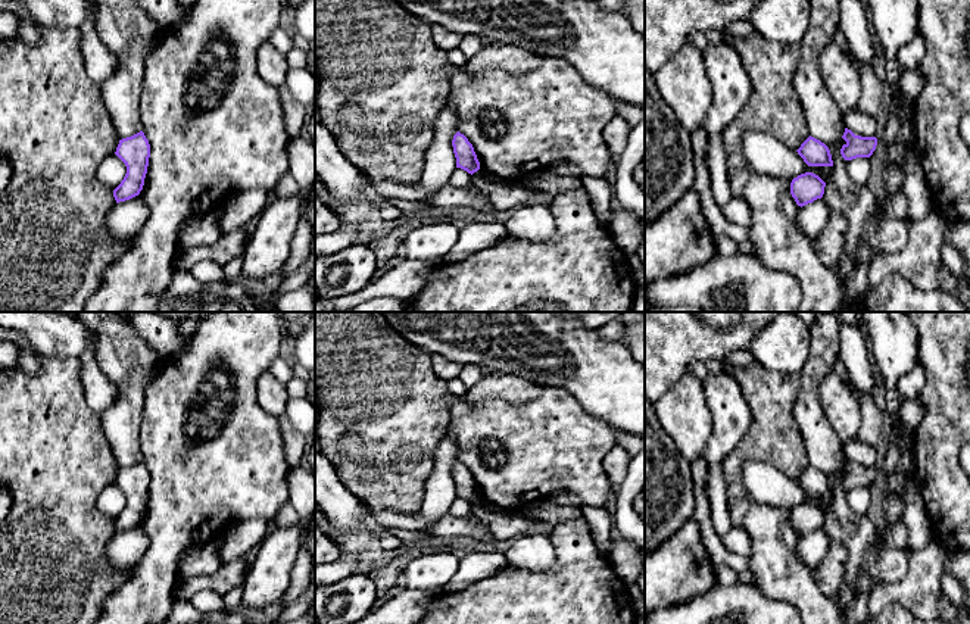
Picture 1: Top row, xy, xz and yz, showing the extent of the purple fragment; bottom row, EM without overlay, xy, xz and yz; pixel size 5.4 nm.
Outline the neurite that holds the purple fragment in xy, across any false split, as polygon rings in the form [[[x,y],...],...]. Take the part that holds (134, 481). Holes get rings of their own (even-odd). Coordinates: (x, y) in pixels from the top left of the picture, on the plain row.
[[[144,462],[119,469],[115,484],[125,493],[127,503],[113,520],[116,533],[130,530],[140,524],[147,503],[150,474]]]

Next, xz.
[[[458,461],[453,465],[452,475],[456,487],[456,497],[467,500],[471,505],[480,499],[474,477],[464,464]]]

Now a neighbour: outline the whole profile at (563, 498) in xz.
[[[567,490],[555,492],[549,494],[545,500],[555,503],[555,505],[561,505],[561,506],[568,506],[568,505],[580,506],[581,505],[580,499],[574,493],[567,492]]]

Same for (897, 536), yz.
[[[898,524],[891,527],[885,534],[885,545],[896,549],[907,547],[908,531],[904,525]]]

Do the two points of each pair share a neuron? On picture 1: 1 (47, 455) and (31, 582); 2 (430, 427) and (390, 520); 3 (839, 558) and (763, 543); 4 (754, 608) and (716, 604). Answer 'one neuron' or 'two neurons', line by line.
1: one neuron
2: two neurons
3: two neurons
4: one neuron

